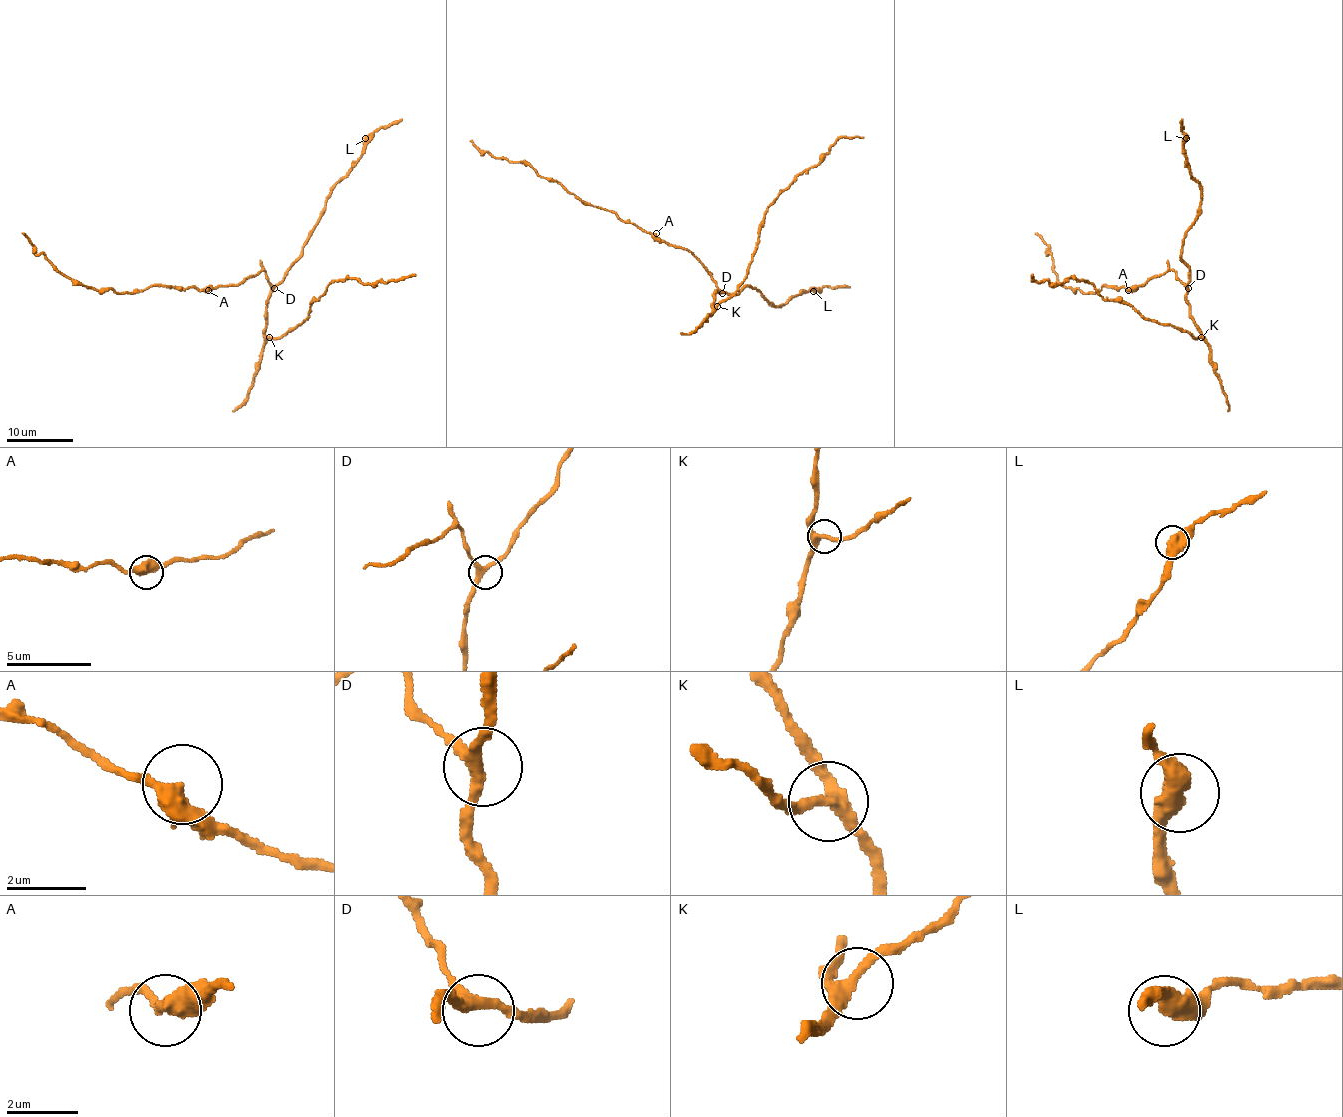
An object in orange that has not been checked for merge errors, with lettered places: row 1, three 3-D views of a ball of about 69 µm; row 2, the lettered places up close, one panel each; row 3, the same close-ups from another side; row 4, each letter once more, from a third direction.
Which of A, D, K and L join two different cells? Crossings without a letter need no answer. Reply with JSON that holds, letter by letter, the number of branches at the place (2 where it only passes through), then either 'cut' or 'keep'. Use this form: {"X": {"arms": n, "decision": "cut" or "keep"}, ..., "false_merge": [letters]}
{"A": {"arms": 2, "decision": "keep"}, "D": {"arms": 3, "decision": "keep"}, "K": {"arms": 3, "decision": "keep"}, "L": {"arms": 2, "decision": "keep"}, "false_merge": []}

